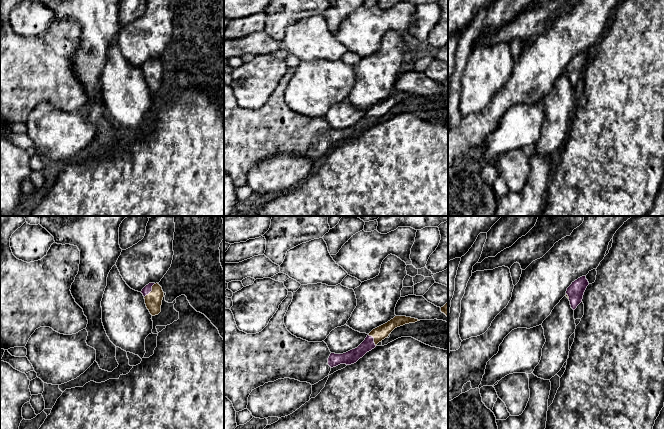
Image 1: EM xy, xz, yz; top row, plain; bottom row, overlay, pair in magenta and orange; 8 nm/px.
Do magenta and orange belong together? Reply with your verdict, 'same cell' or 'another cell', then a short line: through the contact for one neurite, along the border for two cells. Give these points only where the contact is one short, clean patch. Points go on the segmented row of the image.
same cell; line xy (147, 289), (151, 290), (153, 301)

